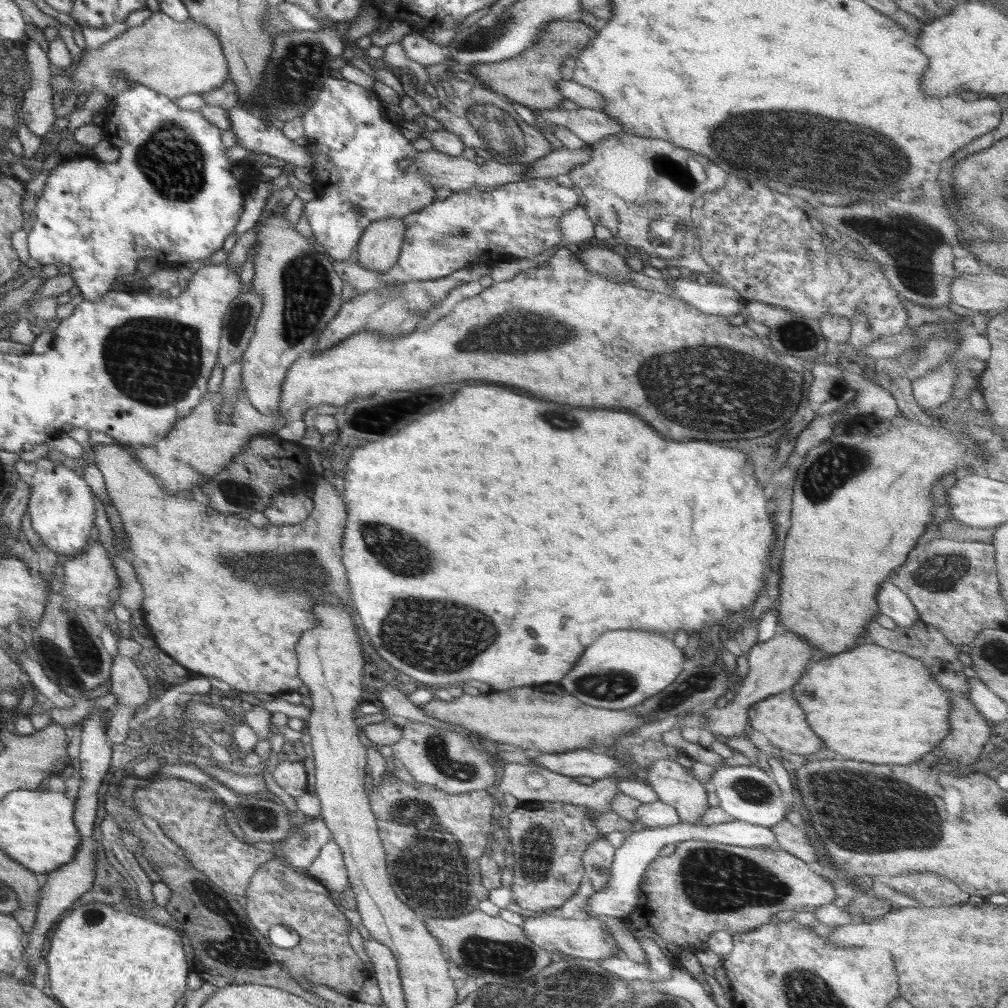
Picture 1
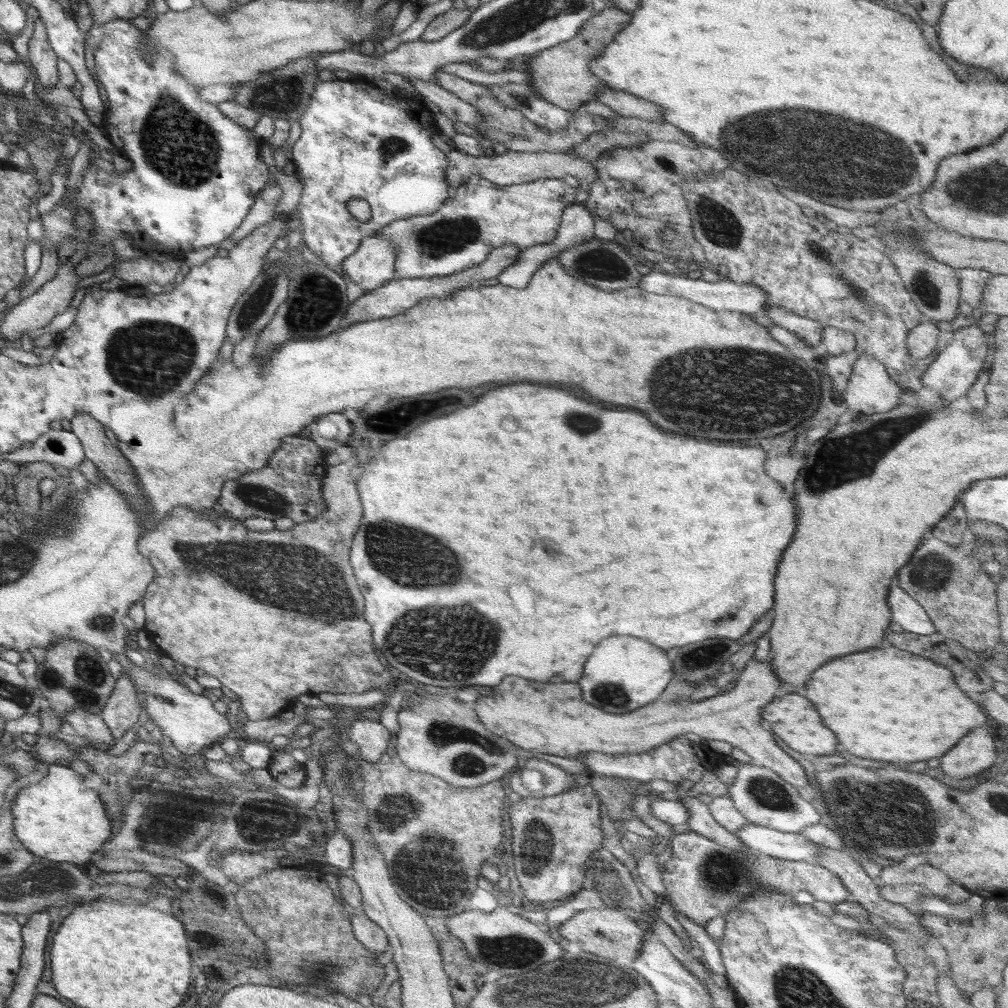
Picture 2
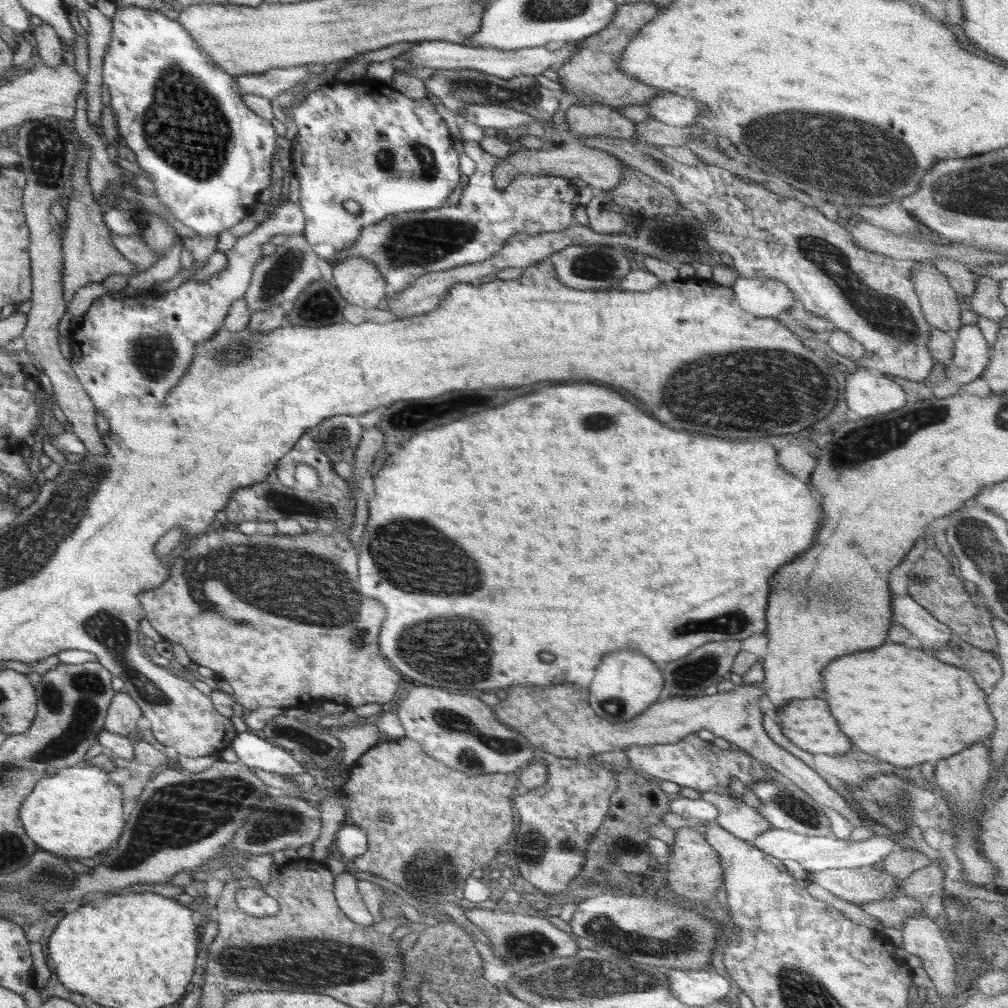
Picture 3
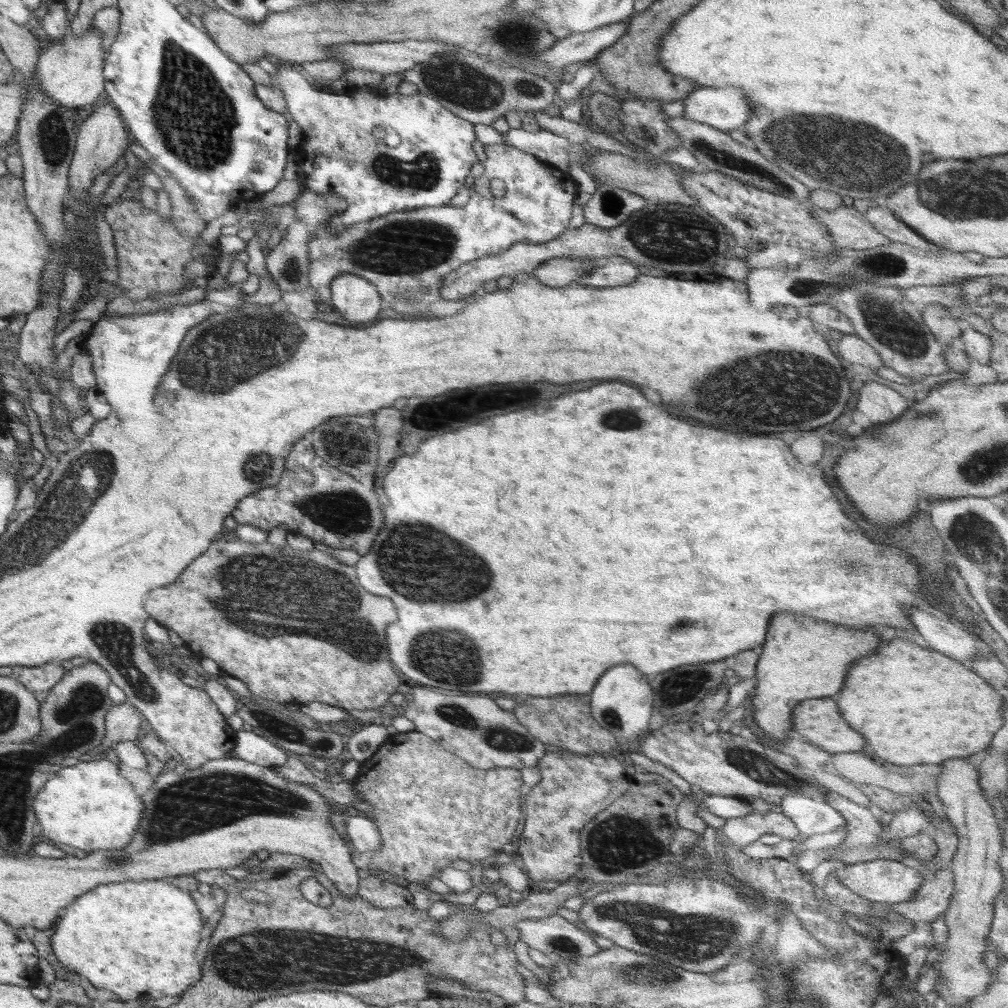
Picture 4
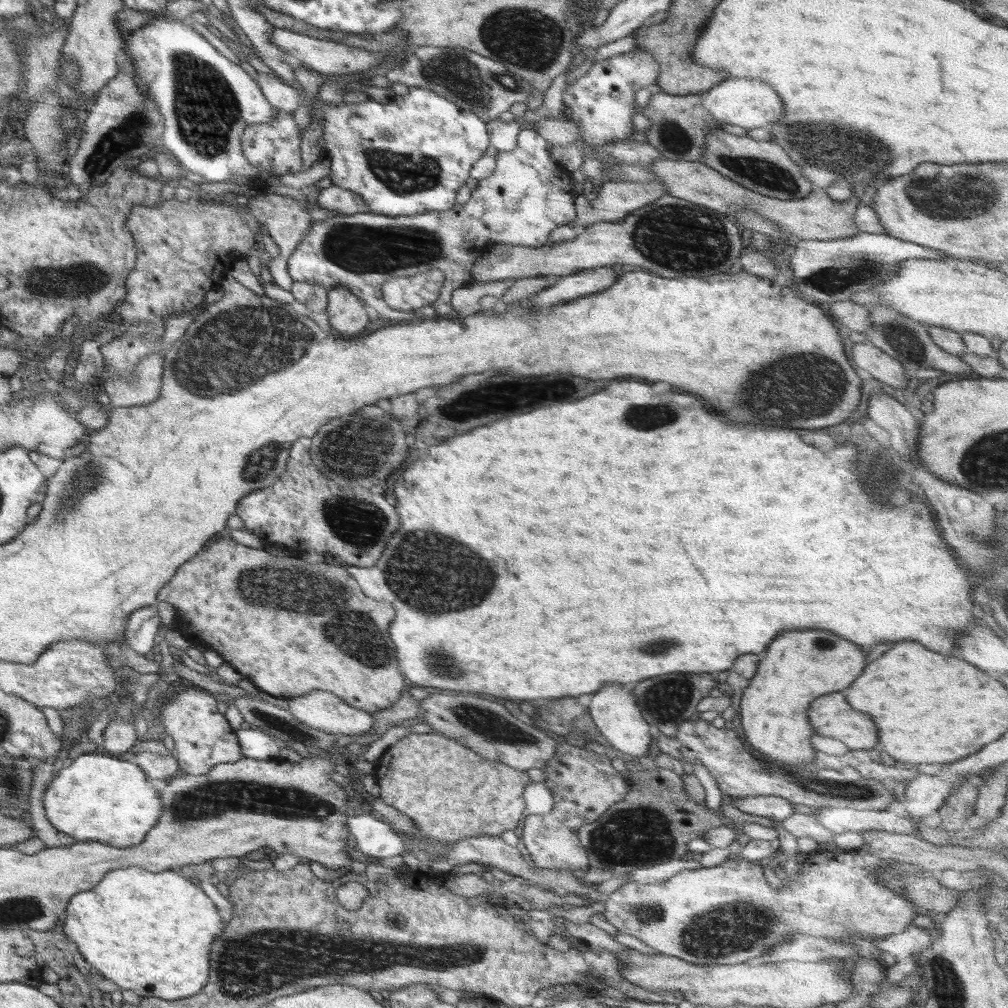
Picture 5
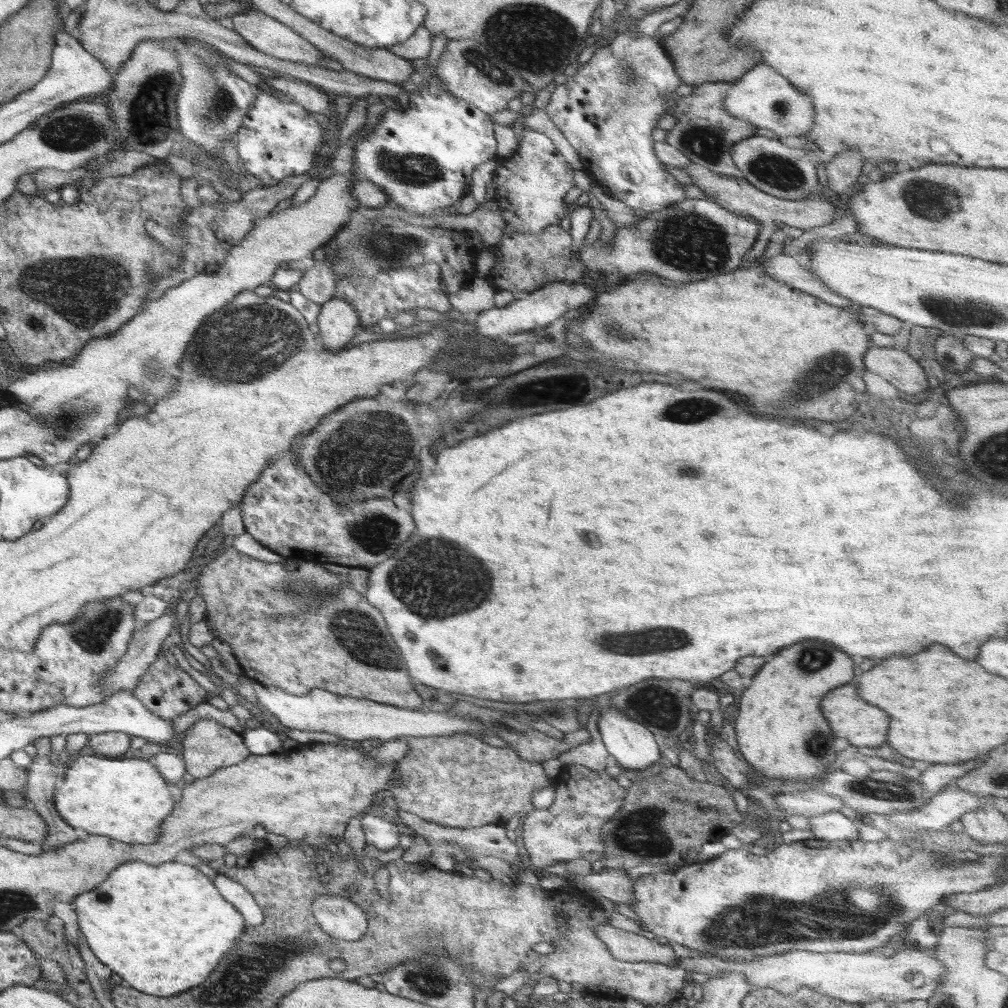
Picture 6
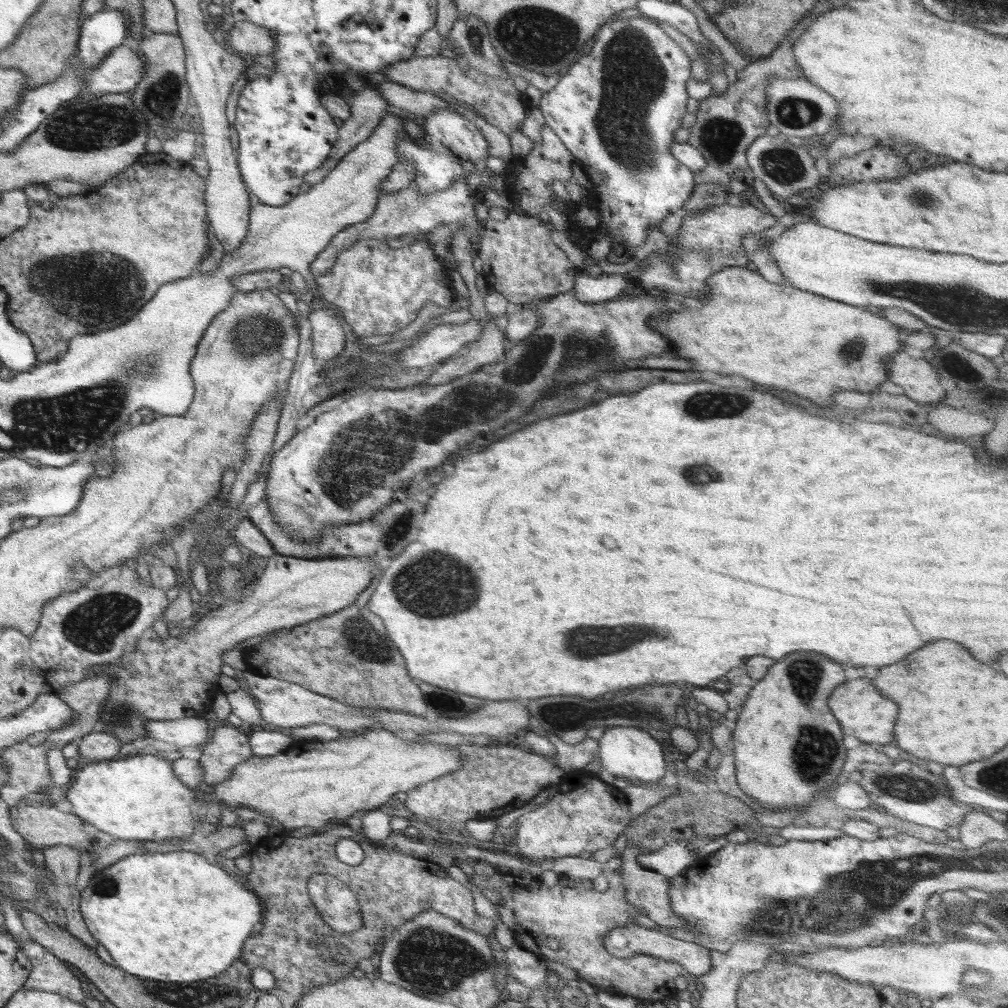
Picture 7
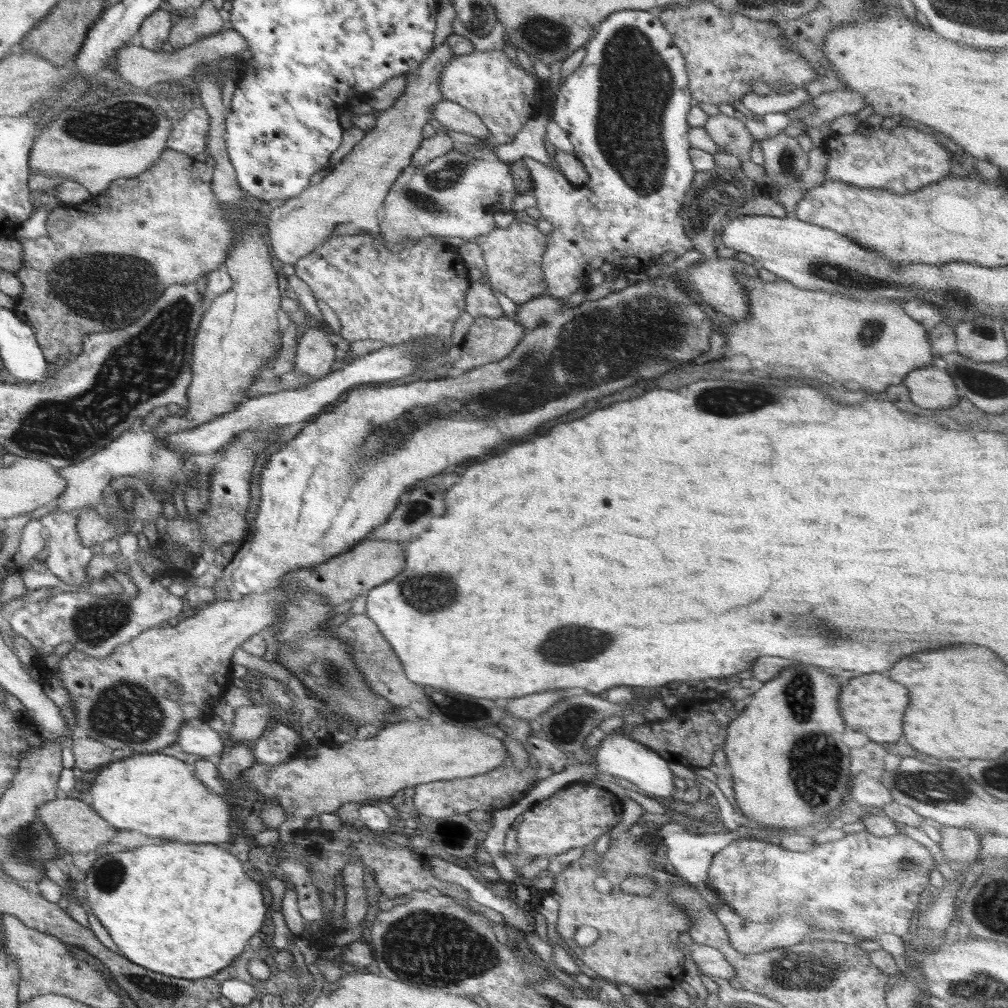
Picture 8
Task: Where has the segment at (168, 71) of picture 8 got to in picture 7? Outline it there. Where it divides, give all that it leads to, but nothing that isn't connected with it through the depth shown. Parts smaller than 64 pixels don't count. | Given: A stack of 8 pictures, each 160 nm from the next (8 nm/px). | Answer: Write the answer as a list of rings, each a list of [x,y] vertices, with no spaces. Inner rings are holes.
[[[237,21],[230,24],[227,46],[233,52],[249,58],[256,54],[272,55],[276,42],[266,27],[253,22]],[[118,47],[85,76],[85,92],[101,95],[127,93],[140,82],[142,75],[145,75],[145,58],[140,51]]]

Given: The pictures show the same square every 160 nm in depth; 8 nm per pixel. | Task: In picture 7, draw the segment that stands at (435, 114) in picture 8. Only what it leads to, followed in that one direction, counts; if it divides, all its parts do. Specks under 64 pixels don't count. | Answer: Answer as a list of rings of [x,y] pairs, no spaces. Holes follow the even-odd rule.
[[[389,80],[382,84],[375,84],[375,88],[381,97],[387,100],[388,104],[410,112],[410,114],[421,114],[422,117],[425,117],[444,107],[456,111],[434,93],[417,91],[394,81]]]

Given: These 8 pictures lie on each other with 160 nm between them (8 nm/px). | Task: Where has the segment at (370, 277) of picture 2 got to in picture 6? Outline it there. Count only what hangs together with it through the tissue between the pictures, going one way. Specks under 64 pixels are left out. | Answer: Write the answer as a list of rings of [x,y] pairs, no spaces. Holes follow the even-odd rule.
[[[332,297],[321,305],[317,316],[318,338],[328,350],[339,351],[356,341],[358,315],[344,299]]]

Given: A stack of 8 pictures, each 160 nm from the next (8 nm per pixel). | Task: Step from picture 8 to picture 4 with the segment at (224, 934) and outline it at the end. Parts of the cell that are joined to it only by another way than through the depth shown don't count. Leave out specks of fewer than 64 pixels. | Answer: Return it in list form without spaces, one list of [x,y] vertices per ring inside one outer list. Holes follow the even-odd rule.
[[[172,878],[98,885],[94,891],[74,900],[55,927],[50,943],[64,970],[86,978],[96,988],[111,990],[120,1001],[173,997],[200,980],[202,970],[194,962],[194,952],[200,946],[202,918],[190,894],[178,889]]]

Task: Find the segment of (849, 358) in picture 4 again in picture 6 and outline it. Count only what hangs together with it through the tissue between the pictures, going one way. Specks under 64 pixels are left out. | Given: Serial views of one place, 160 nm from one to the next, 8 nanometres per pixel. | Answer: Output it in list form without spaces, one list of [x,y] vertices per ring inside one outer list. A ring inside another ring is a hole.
[[[872,346],[865,352],[863,356],[863,363],[865,368],[882,376],[891,385],[894,385],[900,394],[910,394],[910,395],[925,395],[930,391],[930,386],[928,379],[926,378],[926,373],[918,362],[913,359],[903,347],[875,347]]]

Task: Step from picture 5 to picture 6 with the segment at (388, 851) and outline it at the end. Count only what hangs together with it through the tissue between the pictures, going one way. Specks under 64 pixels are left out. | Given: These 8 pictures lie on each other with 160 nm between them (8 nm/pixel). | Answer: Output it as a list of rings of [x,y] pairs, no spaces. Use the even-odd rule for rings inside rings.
[[[379,813],[363,814],[359,818],[367,844],[372,844],[380,850],[396,848],[401,831],[400,826],[386,821],[385,816]]]

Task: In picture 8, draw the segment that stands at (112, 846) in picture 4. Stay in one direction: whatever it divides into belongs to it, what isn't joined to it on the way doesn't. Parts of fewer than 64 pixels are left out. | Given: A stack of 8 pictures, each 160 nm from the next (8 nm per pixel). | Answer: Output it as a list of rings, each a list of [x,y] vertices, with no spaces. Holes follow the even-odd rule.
[[[166,754],[126,755],[125,758],[101,769],[88,790],[93,808],[118,830],[134,830],[147,838],[167,838],[182,843],[212,843],[230,840],[230,804],[220,794],[210,792],[193,775],[192,761],[182,761]]]

